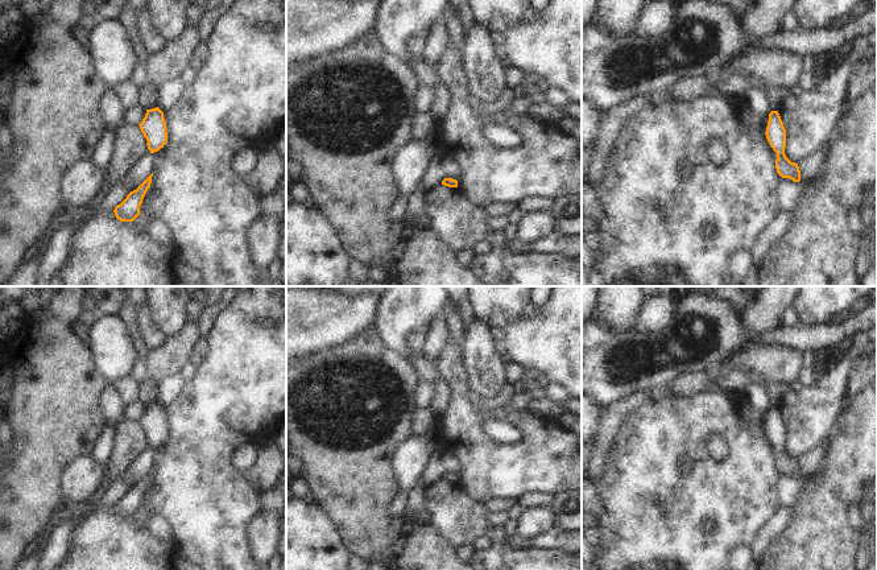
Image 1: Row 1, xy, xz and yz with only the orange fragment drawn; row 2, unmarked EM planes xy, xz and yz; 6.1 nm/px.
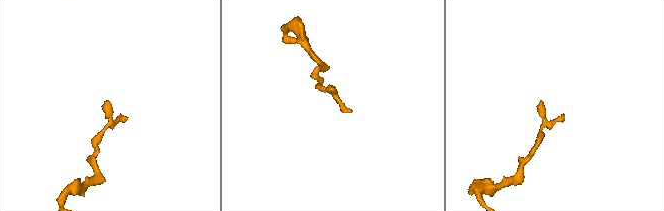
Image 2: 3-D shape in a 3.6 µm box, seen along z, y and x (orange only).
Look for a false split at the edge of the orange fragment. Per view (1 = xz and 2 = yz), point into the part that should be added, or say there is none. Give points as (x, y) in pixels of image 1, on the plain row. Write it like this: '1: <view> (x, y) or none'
1: none
2: none

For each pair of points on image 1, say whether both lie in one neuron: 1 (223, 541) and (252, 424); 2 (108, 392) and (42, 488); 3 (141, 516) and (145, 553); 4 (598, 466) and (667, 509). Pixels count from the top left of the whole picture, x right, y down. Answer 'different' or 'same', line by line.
1: same
2: different
3: different
4: different

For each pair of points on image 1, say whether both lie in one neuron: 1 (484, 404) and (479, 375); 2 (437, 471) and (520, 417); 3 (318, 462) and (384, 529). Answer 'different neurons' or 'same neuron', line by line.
1: different neurons
2: different neurons
3: same neuron

